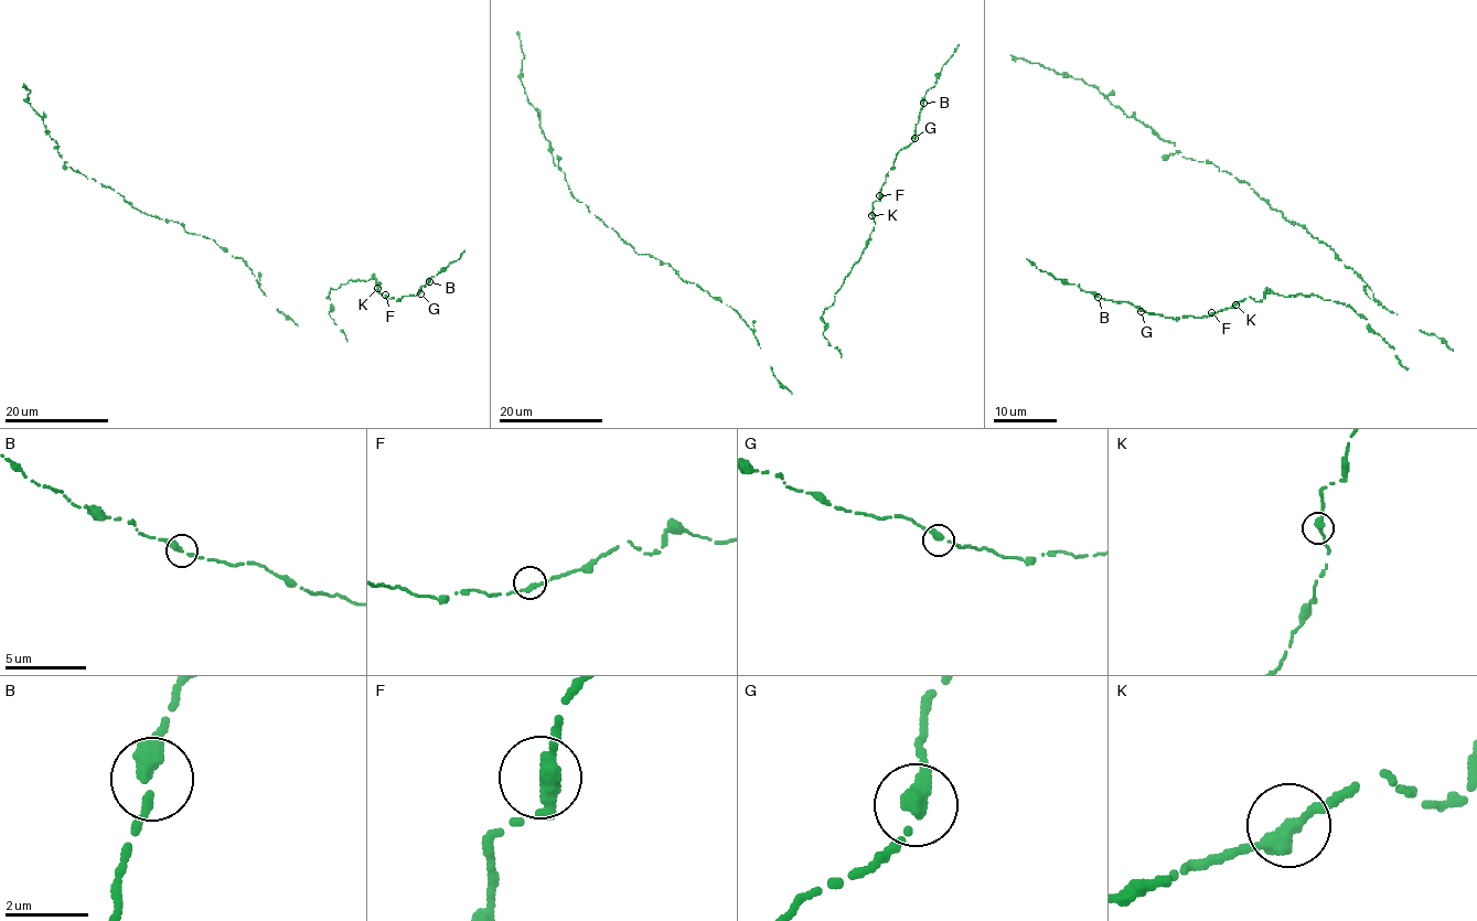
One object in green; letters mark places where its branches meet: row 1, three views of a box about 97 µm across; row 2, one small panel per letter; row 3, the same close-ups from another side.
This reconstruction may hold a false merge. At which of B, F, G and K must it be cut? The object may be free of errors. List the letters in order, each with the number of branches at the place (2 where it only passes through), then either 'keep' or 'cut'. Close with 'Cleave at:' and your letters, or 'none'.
B: 2 branches meet; keep
F: 2 branches meet; keep
G: 2 branches meet; keep
K: 2 branches meet; keep
Cleave at: none

